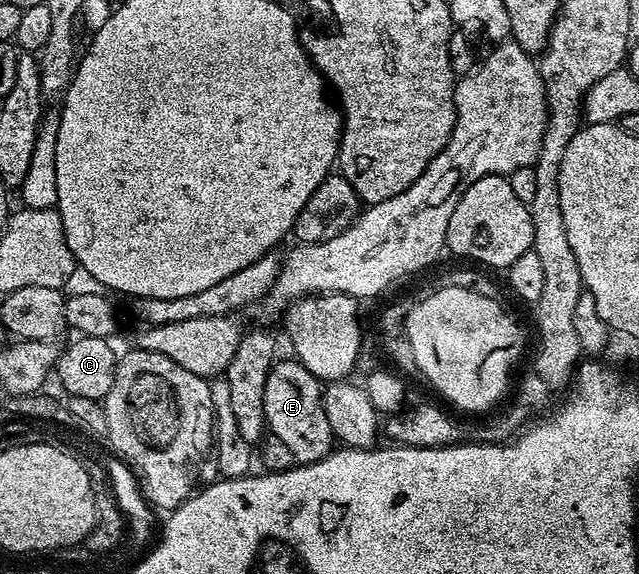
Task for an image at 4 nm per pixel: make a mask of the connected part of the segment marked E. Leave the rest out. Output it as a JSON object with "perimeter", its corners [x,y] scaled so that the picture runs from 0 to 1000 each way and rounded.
{"perimeter":[[[433,627],[421,645],[418,669],[412,685],[412,718],[415,720],[415,740],[419,754],[449,774],[466,807],[498,805],[505,801],[523,782],[524,765],[518,753],[518,739],[512,739],[512,718],[505,718],[504,667],[491,652],[480,648],[474,634],[463,627],[441,631]]]}

